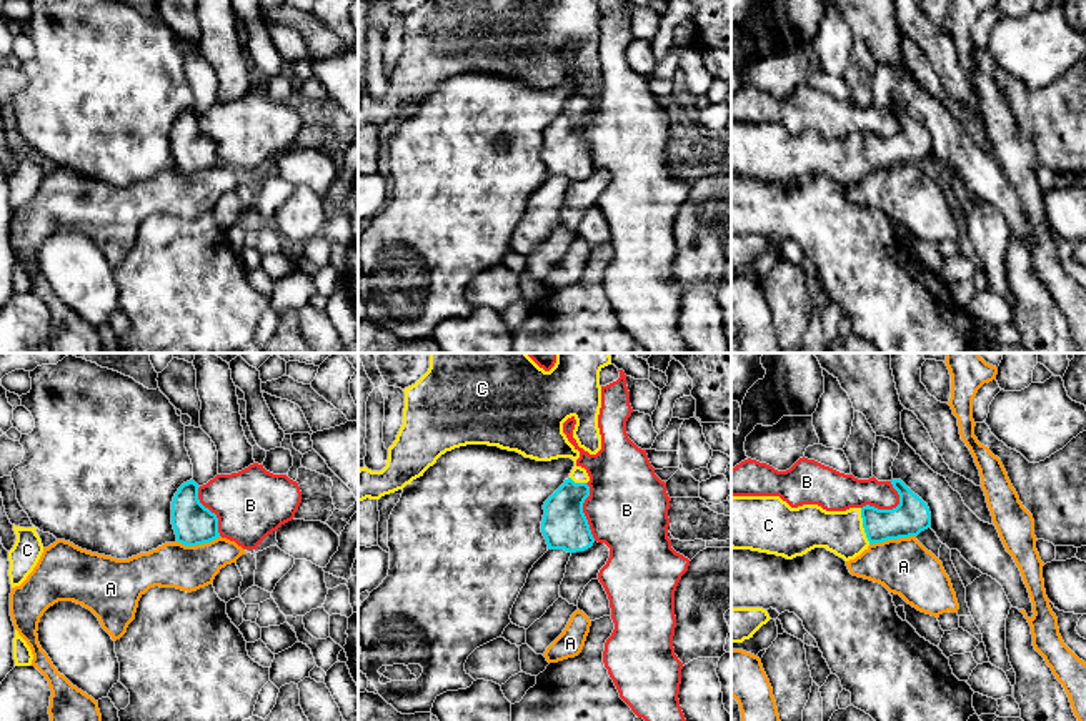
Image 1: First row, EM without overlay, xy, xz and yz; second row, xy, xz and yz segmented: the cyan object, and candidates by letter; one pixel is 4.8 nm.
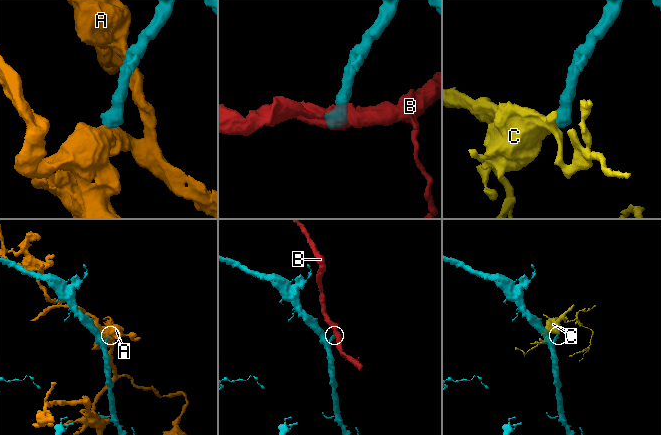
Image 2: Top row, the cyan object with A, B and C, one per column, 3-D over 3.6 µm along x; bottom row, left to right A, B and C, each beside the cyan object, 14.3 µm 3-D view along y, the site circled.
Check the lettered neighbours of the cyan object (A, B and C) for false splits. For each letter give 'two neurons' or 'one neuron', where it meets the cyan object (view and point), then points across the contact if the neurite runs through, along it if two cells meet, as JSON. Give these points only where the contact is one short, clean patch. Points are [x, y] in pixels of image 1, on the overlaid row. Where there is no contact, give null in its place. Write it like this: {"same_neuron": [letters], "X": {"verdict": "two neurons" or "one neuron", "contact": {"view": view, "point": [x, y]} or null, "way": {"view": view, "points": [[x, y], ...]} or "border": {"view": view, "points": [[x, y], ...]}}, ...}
{"same_neuron": ["C"], "A": {"verdict": "two neurons", "contact": {"view": "yz", "point": [891, 538]}}, "B": {"verdict": "two neurons", "contact": {"view": "yz", "point": [883, 510]}, "border": {"view": "yz", "points": [[900, 495], [900, 502], [891, 508], [868, 505], [861, 508]]}}, "C": {"verdict": "one neuron", "contact": {"view": "yz", "point": [863, 527]}, "way": {"view": "yz", "points": [[911, 517], [898, 523], [863, 527], [812, 527]]}}}

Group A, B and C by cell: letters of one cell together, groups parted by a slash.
A / B / C

